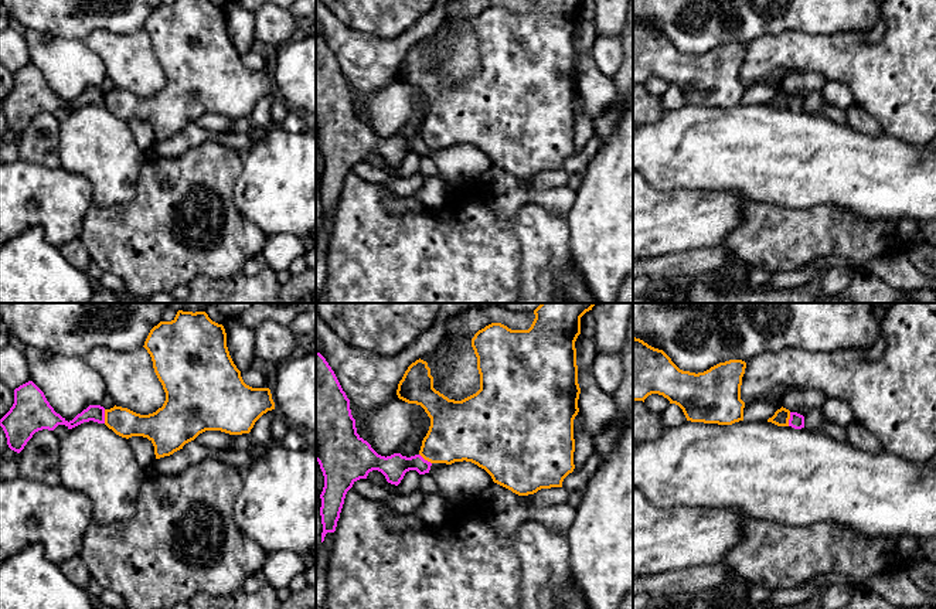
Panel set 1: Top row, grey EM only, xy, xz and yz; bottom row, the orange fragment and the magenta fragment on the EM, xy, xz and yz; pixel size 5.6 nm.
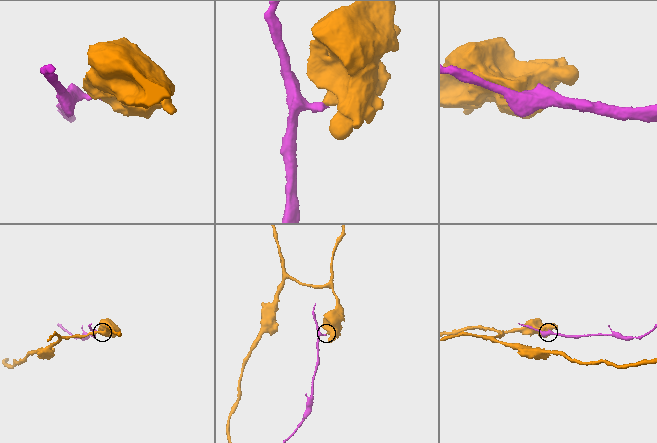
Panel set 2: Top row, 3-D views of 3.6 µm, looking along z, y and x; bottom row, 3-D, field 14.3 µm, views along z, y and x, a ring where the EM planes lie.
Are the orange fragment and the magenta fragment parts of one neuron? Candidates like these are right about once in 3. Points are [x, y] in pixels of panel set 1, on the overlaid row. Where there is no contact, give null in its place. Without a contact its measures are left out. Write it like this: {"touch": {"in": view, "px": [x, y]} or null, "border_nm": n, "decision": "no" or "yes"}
{"touch": {"in": "xy", "px": [105, 417]}, "border_nm": 80, "decision": "no"}

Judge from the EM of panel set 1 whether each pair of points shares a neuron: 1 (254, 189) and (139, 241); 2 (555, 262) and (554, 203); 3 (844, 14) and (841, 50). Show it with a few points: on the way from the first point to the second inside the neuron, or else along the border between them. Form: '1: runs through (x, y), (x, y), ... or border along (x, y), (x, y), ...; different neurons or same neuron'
1: border along (241, 164), (234, 186), (234, 206), (254, 224); different neurons
2: border along (521, 206), (541, 204), (565, 218); different neurons
3: border along (867, 29), (844, 33), (809, 33); different neurons

